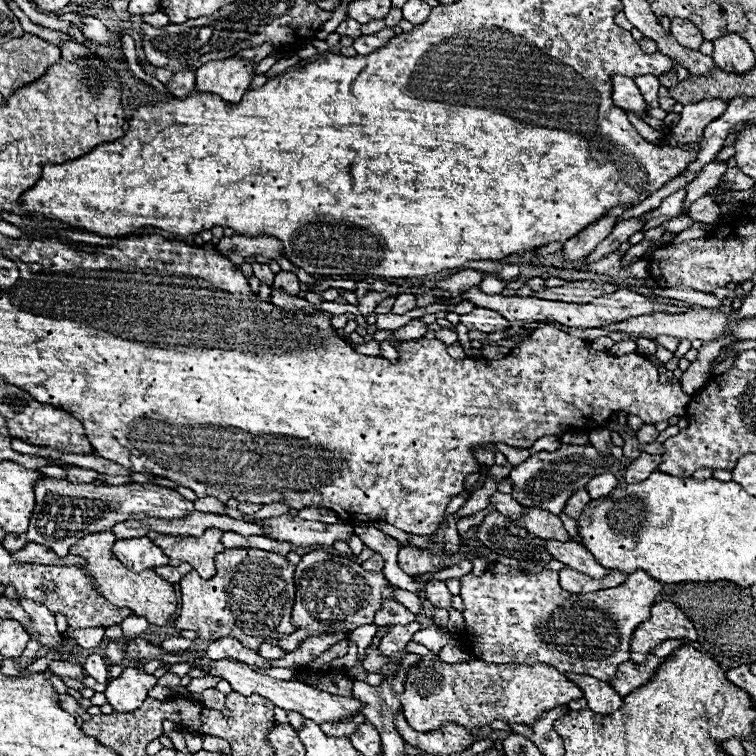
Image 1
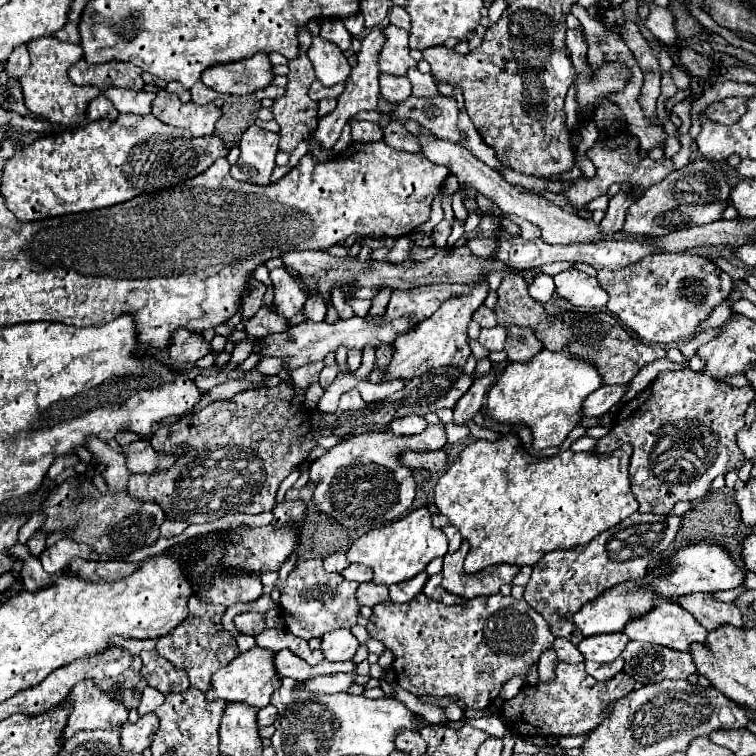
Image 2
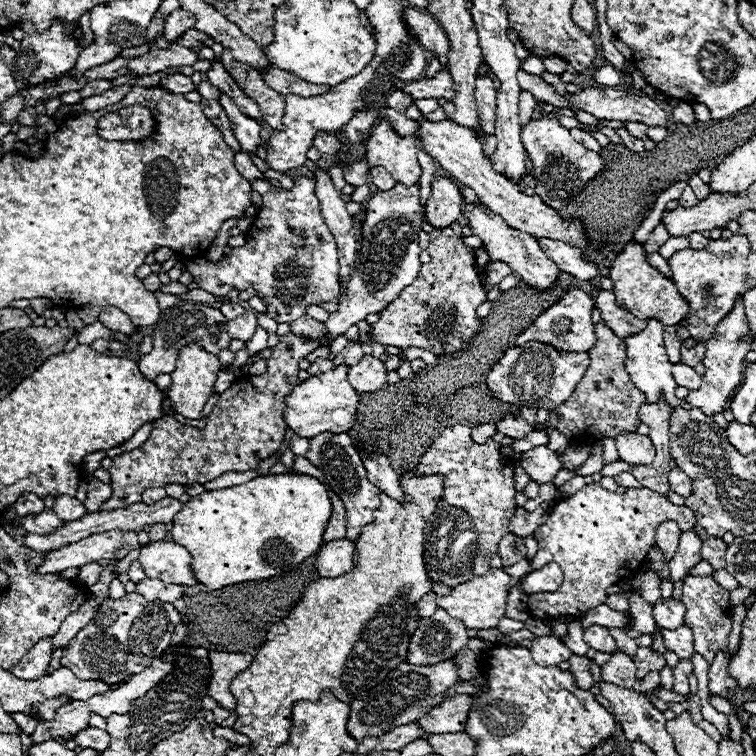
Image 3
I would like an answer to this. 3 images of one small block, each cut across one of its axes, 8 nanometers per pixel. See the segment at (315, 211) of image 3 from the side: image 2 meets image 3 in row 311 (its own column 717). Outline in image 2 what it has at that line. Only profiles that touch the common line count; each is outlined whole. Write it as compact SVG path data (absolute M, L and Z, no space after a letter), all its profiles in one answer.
M652 254L646 256L644 260L638 260L630 264L628 268L622 270L600 270L598 280L602 288L606 288L610 300L608 300L608 310L616 314L632 332L636 332L644 342L650 344L674 344L692 338L698 334L700 324L712 314L712 310L722 304L728 294L732 292L732 278L718 270L714 262L710 262L704 256L694 256L694 254Z

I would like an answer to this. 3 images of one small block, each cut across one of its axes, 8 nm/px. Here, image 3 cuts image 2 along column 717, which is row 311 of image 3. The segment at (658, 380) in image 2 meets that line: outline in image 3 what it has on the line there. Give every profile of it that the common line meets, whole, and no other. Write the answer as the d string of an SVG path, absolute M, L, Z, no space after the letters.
M452 228L432 230L428 252L432 254L430 264L422 264L416 280L380 312L380 320L372 326L372 336L386 346L422 348L436 356L450 356L468 348L484 324L484 320L476 316L476 310L486 302L486 292L476 272L474 250L466 246Z

